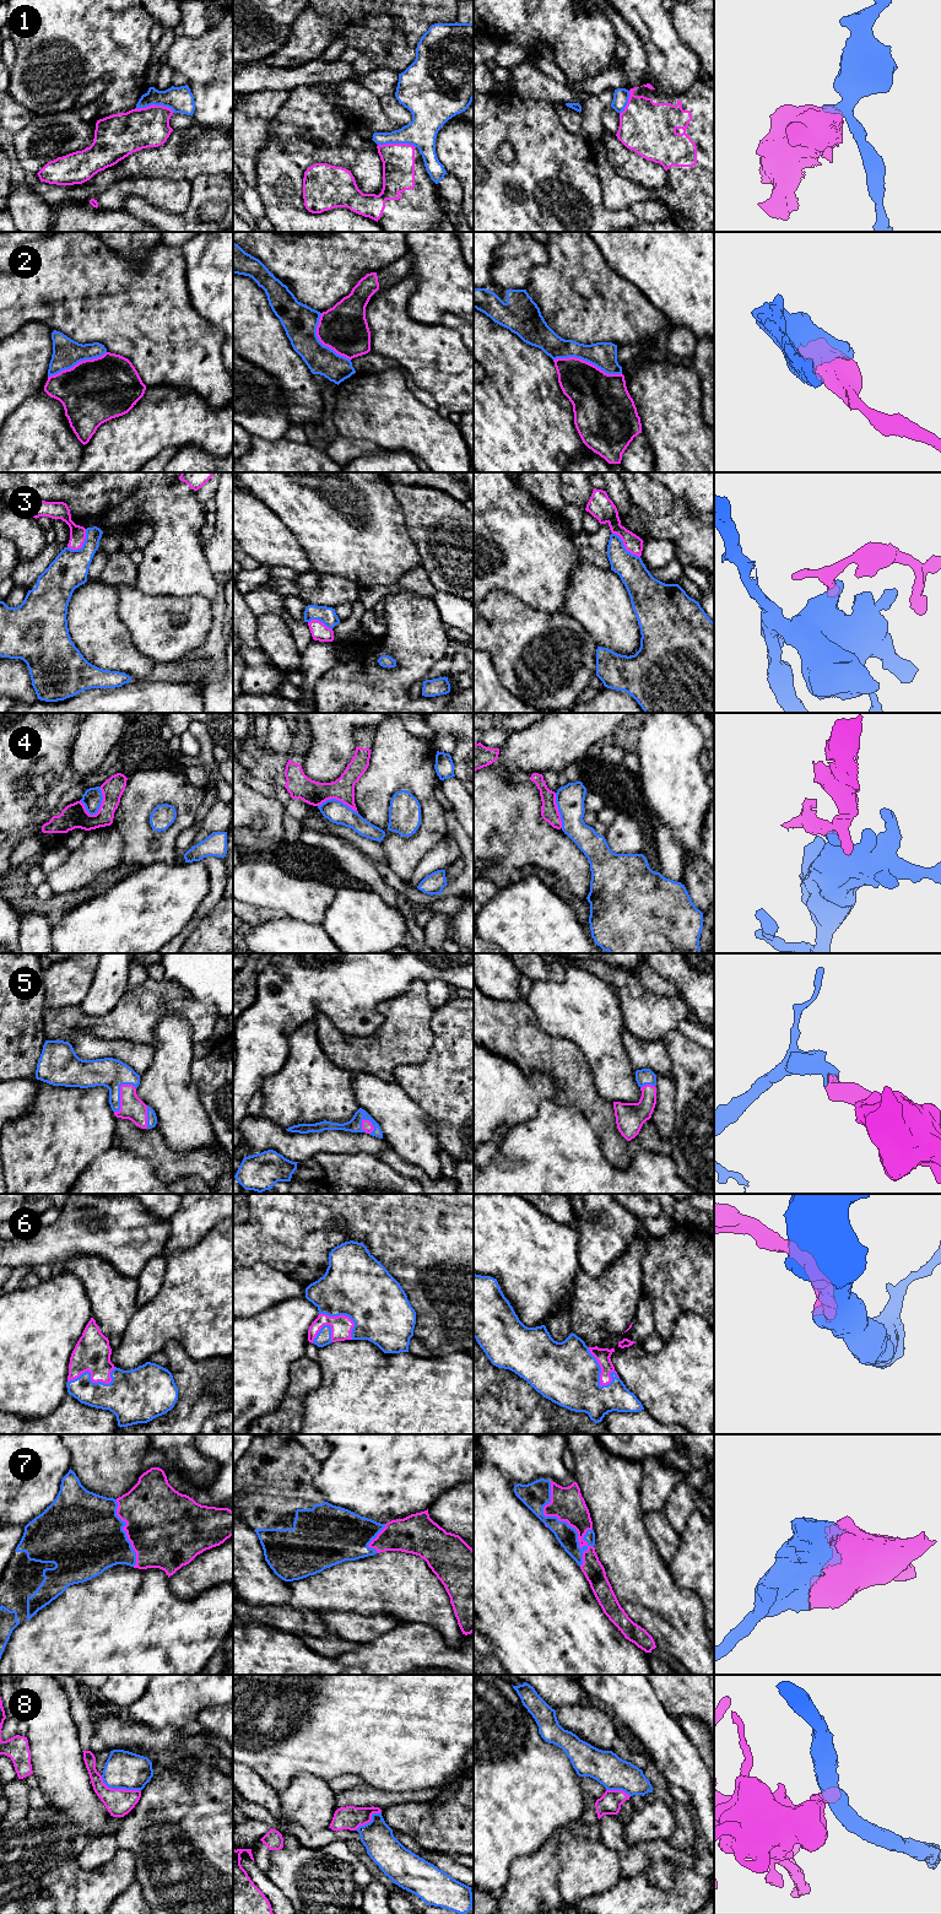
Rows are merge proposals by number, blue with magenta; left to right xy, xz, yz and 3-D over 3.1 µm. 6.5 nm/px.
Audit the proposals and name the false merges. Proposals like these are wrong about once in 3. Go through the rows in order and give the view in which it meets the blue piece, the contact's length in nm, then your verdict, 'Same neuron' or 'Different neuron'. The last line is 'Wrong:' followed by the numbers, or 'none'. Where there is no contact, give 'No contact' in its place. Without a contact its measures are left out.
1: Touches blue in xy. Shared border 260 nm. Different neuron
2: Touches blue in yz. Shared border 460 nm. Different neuron
3: Touches blue in yz. Shared border 240 nm. Different neuron
4: Touches blue in xy. Shared border 200 nm. Different neuron
5: Touches blue in xy. Shared border 220 nm. Same neuron
6: Touches blue in yz. Shared border 300 nm. Same neuron
7: Touches blue in yz. Shared border 600 nm. Same neuron
8: Touches blue in xy. Shared border 280 nm. Different neuron
Wrong: 1, 2, 3, 4, 8

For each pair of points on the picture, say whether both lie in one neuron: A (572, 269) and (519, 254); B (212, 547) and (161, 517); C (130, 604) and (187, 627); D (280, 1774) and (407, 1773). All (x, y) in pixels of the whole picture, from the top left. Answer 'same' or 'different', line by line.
A: different
B: different
C: same
D: same

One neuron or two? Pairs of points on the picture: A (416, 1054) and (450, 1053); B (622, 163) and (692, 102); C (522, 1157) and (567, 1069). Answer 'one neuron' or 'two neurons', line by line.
A: two neurons
B: two neurons
C: two neurons

